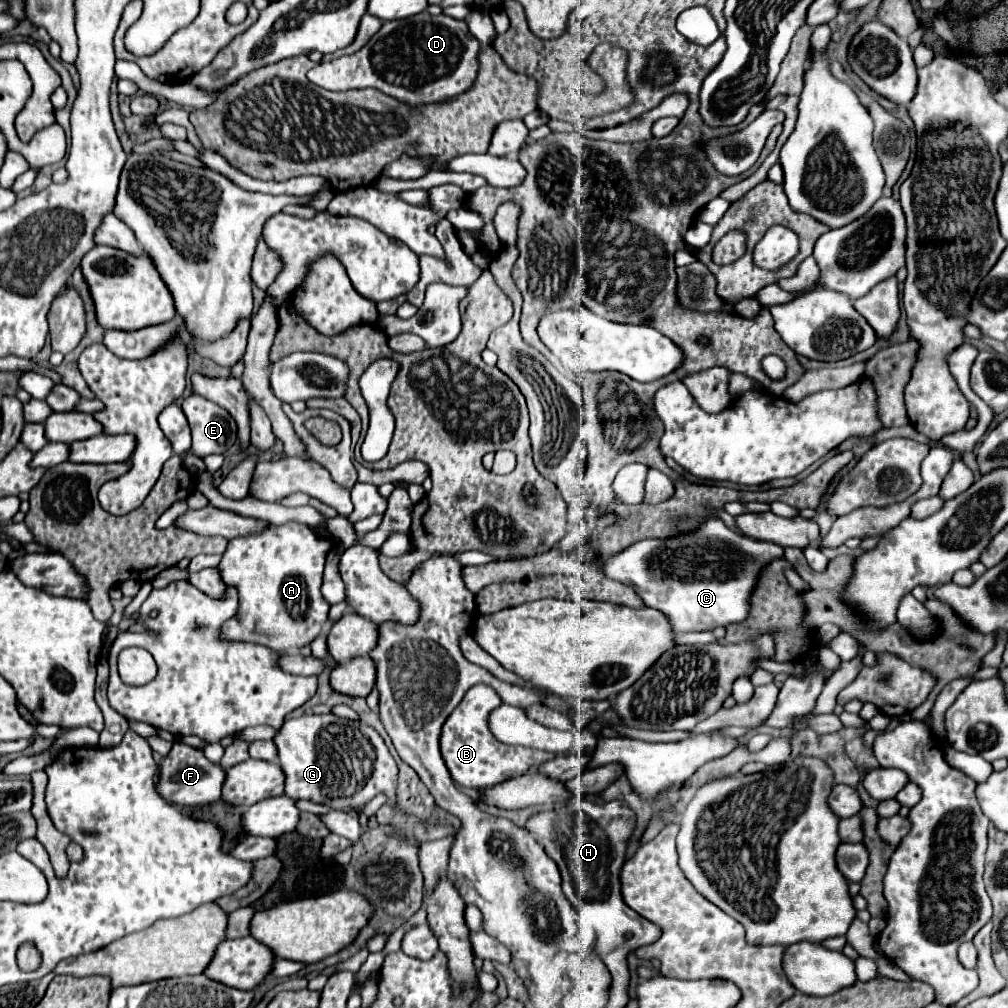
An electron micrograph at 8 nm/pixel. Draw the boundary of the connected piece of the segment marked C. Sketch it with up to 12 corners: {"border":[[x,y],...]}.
{"border":[[708,519],[638,541],[610,579],[674,633],[744,621],[782,547]]}

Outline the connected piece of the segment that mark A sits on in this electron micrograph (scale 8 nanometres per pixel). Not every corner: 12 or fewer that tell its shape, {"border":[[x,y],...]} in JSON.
{"border":[[308,525],[232,539],[218,569],[240,603],[224,635],[310,645],[332,539]]}

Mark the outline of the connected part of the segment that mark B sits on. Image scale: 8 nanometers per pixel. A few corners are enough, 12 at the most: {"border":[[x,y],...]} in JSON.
{"border":[[472,687],[442,725],[442,759],[462,787],[524,775],[552,753],[500,743],[502,701]]}

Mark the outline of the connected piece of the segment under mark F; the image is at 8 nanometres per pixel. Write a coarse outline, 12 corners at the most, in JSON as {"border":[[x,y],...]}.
{"border":[[176,741],[156,791],[172,805],[220,799],[224,769]]}

